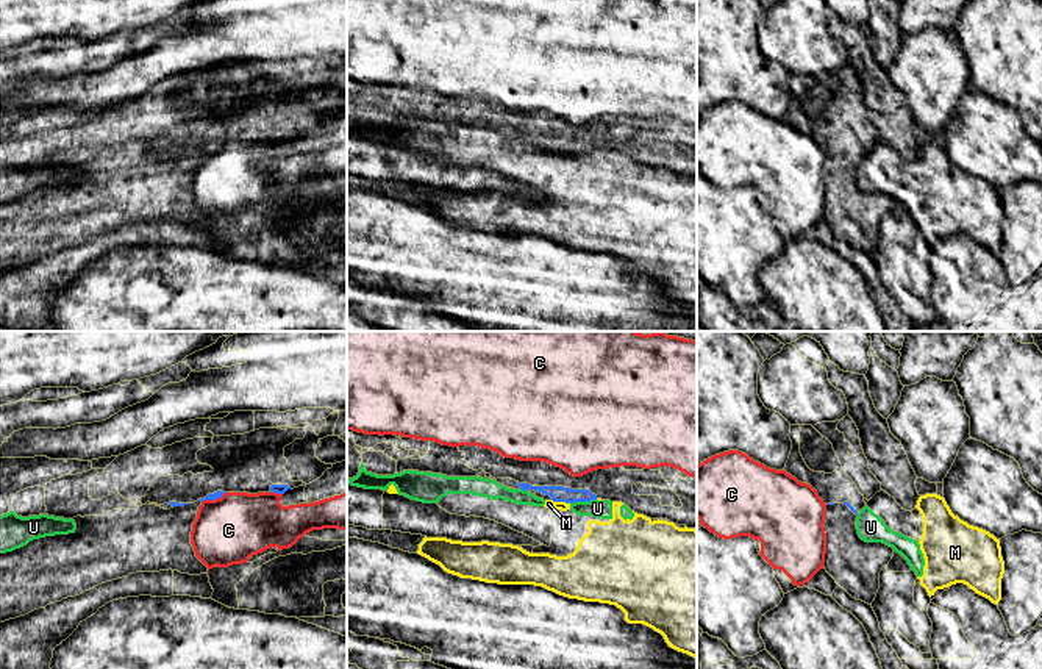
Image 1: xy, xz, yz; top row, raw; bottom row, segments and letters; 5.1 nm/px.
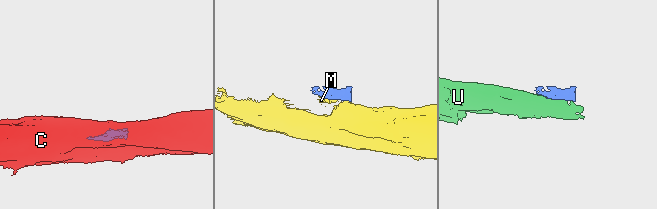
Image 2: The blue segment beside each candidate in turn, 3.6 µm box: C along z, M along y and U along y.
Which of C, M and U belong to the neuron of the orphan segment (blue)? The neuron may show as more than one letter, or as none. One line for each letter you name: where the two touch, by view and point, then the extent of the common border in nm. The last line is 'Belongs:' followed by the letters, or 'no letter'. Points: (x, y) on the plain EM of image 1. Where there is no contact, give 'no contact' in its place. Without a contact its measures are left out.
Belongs: no letter

